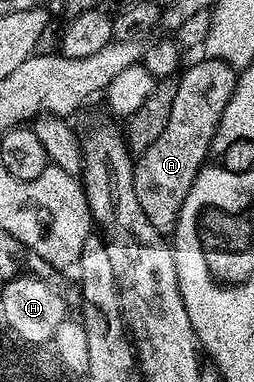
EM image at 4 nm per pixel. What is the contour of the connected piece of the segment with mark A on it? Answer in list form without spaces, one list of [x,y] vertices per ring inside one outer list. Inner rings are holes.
[[[208,56],[202,59],[202,62],[189,67],[186,65],[180,71],[175,104],[171,104],[167,128],[163,128],[159,138],[151,144],[151,148],[147,148],[145,154],[136,159],[133,167],[133,183],[139,208],[143,208],[147,220],[151,220],[151,224],[155,224],[163,236],[172,235],[183,200],[195,176],[206,165],[208,158],[205,157],[210,157],[213,137],[217,134],[223,112],[237,87],[238,71],[223,60]]]

